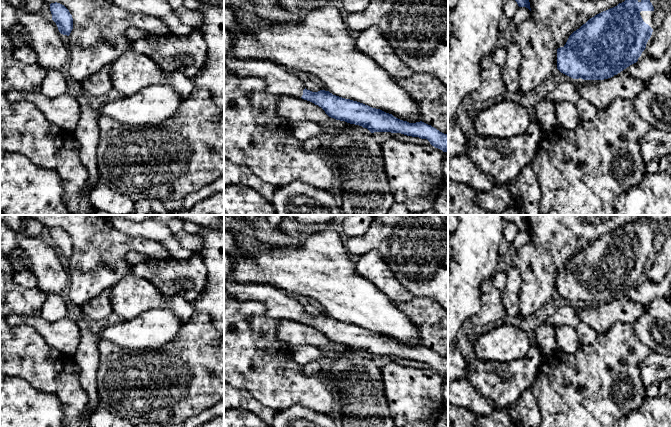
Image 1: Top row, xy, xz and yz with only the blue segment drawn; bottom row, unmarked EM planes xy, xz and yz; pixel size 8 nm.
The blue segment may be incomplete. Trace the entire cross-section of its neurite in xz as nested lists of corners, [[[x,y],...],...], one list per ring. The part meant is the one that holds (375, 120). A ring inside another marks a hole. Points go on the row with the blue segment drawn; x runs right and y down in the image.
[[[224,56],[224,65],[228,67],[238,77],[261,78],[266,83],[266,91],[270,94],[276,96],[286,95],[289,97],[302,98],[304,100],[310,101],[315,105],[321,107],[329,117],[336,120],[362,126],[363,128],[367,128],[371,133],[401,133],[407,136],[427,139],[430,144],[435,148],[438,148],[443,152],[448,152],[448,135],[440,132],[431,125],[428,125],[422,121],[409,123],[407,121],[400,120],[394,117],[392,114],[386,113],[380,109],[372,108],[363,103],[333,95],[329,91],[320,90],[318,92],[312,92],[305,88],[304,82],[300,80],[296,75],[289,73],[284,67],[276,65],[272,62],[251,59],[239,60],[233,57]]]

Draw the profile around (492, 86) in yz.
[[[491,55],[484,56],[480,62],[481,85],[468,96],[475,104],[480,104],[488,99],[501,99],[507,91],[501,67],[492,59]]]

